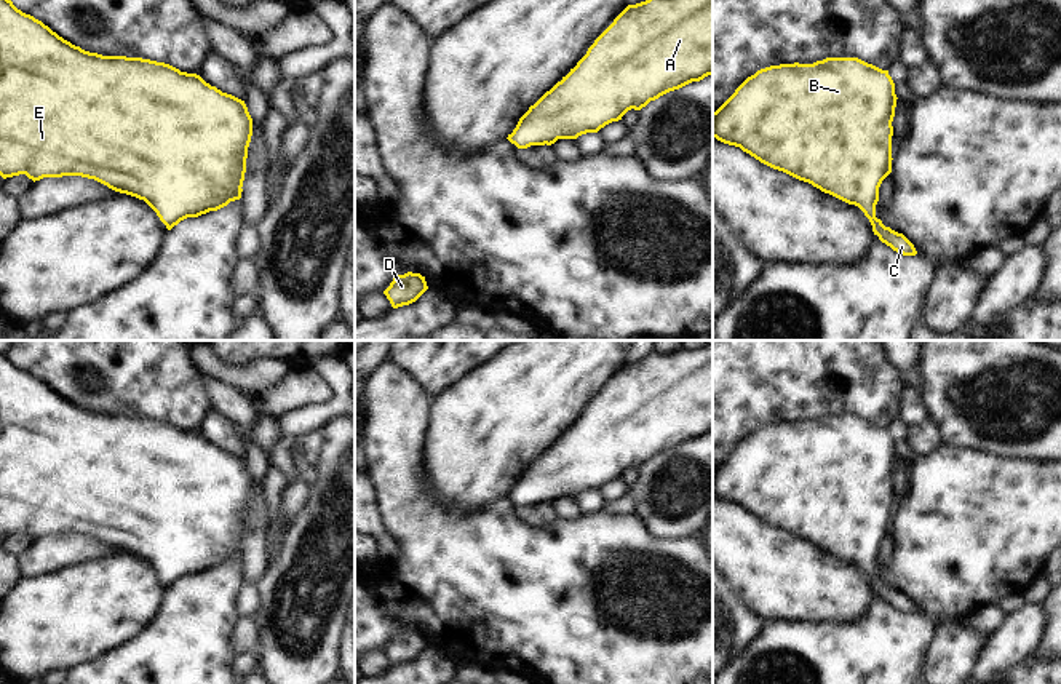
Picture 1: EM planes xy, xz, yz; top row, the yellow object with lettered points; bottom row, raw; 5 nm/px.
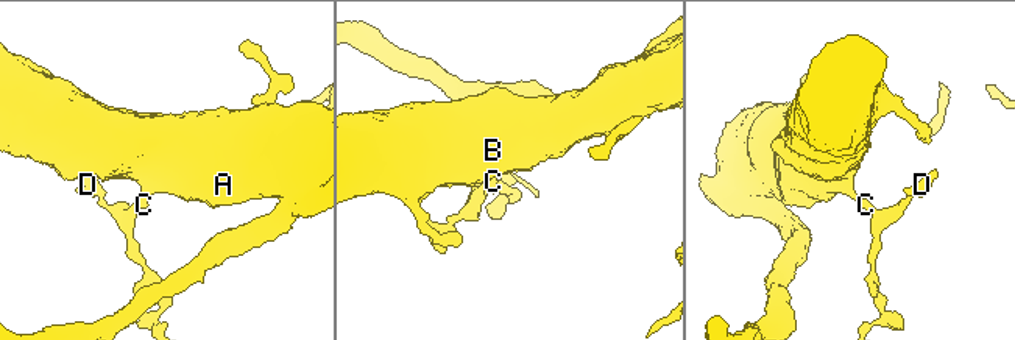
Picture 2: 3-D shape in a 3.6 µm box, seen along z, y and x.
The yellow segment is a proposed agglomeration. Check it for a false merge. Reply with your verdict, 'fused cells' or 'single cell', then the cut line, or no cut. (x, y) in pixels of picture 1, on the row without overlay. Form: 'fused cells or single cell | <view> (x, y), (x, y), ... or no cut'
single cell | no cut

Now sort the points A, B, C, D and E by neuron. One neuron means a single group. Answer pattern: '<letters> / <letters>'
A B C D E

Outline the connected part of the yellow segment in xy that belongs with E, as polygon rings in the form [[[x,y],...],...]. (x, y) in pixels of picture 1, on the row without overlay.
[[[0,355],[0,534],[3,537],[26,532],[29,537],[81,534],[94,537],[109,547],[144,558],[171,588],[187,575],[217,569],[240,558],[246,531],[248,505],[252,494],[252,476],[244,459],[222,451],[197,431],[142,416],[102,414],[89,411],[59,395],[42,379],[18,368],[11,358]]]

